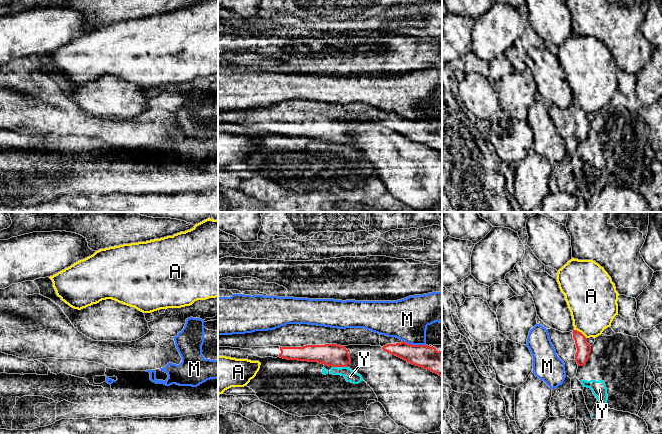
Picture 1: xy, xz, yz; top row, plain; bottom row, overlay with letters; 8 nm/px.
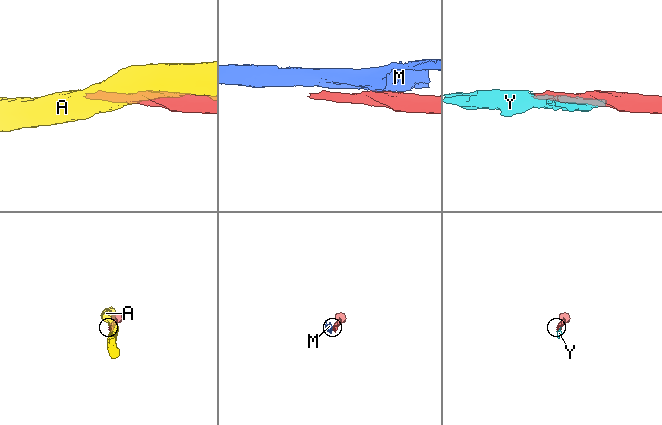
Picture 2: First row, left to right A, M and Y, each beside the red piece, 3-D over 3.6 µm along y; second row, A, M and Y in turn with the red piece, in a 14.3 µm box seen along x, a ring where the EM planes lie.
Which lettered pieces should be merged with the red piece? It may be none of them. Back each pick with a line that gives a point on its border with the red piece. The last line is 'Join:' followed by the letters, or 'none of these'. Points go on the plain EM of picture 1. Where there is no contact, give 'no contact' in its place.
Join: none of these

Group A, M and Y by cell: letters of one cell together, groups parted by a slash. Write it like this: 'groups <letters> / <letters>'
groups A / M / Y

